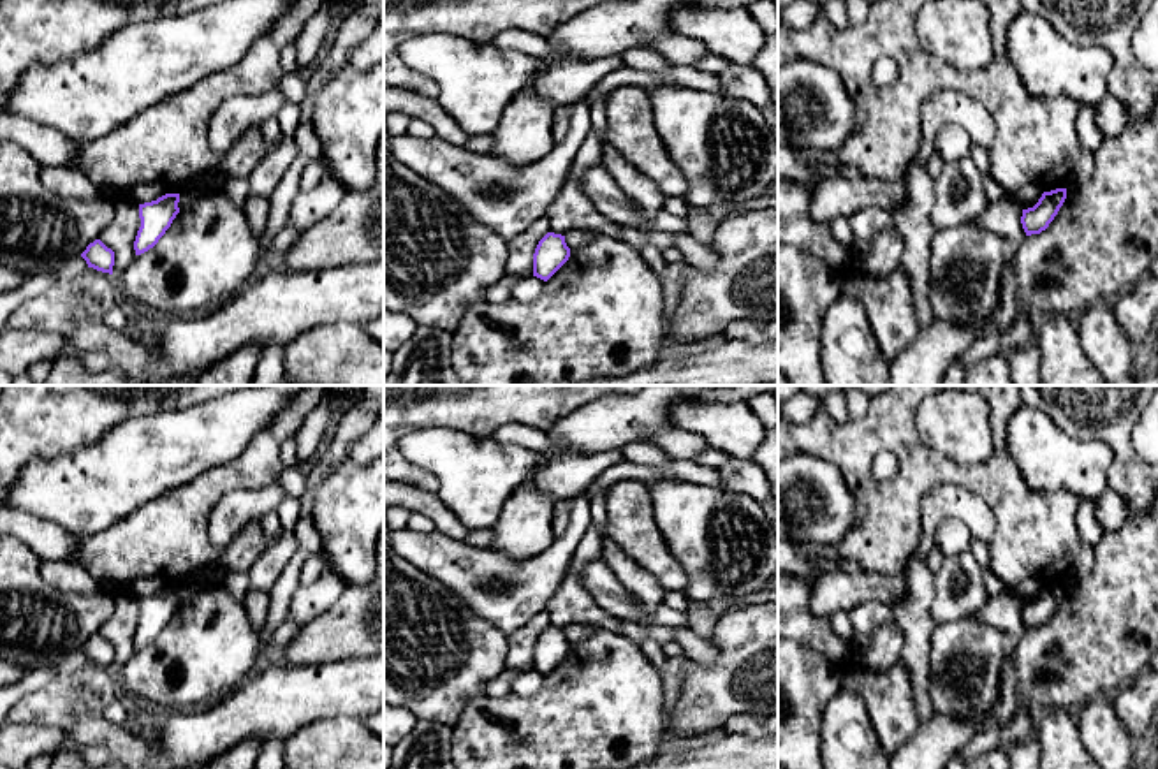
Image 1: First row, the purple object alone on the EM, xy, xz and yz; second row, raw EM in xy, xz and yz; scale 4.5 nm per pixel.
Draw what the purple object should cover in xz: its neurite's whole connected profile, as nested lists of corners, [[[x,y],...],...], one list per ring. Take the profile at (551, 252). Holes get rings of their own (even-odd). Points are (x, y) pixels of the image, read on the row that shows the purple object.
[[[547,232],[533,253],[533,276],[547,282],[570,257],[565,236]]]

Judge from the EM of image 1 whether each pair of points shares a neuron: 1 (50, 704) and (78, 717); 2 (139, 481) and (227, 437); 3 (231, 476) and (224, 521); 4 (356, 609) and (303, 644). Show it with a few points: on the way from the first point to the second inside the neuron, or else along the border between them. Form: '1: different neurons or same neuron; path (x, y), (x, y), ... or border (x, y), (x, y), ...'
1: same neuron; path (57, 711), (71, 717)
2: same neuron; path (161, 460), (173, 447), (206, 437)
3: different neurons; border (270, 484), (231, 490), (215, 505), (208, 527)
4: same neuron; path (344, 622), (328, 637), (315, 643)

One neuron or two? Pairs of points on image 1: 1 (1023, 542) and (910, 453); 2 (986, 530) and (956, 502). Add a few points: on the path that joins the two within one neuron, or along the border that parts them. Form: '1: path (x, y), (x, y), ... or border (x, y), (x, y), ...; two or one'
1: path (1009, 509), (979, 479), (944, 472); one
2: path (979, 523), (963, 507); one

